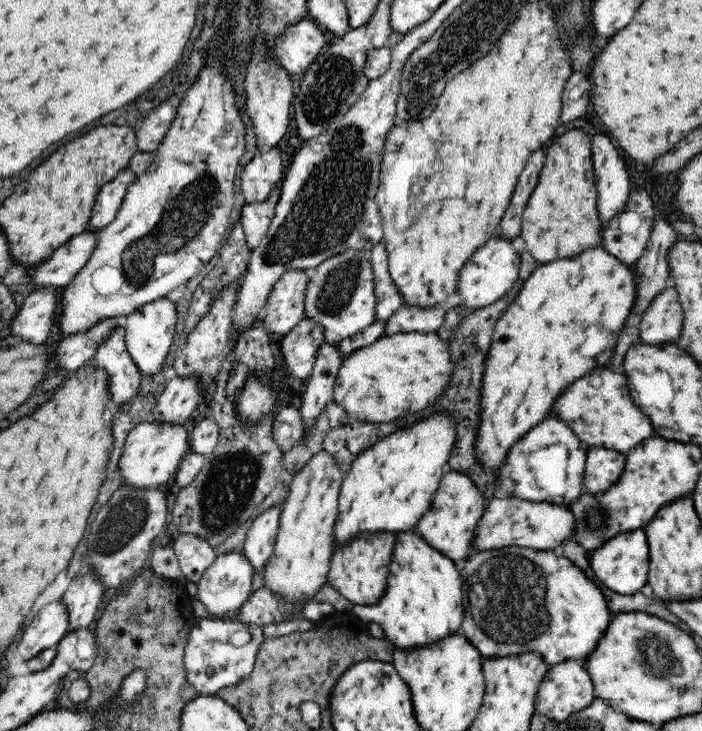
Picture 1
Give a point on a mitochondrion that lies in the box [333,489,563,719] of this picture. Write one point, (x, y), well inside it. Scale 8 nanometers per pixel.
(507, 597)

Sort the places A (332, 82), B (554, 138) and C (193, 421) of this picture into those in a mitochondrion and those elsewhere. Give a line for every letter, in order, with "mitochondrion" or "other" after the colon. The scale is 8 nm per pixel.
A: mitochondrion
B: other
C: other

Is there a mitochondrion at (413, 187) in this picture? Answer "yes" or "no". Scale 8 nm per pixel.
no

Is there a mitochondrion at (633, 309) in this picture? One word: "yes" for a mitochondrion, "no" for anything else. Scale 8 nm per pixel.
no

